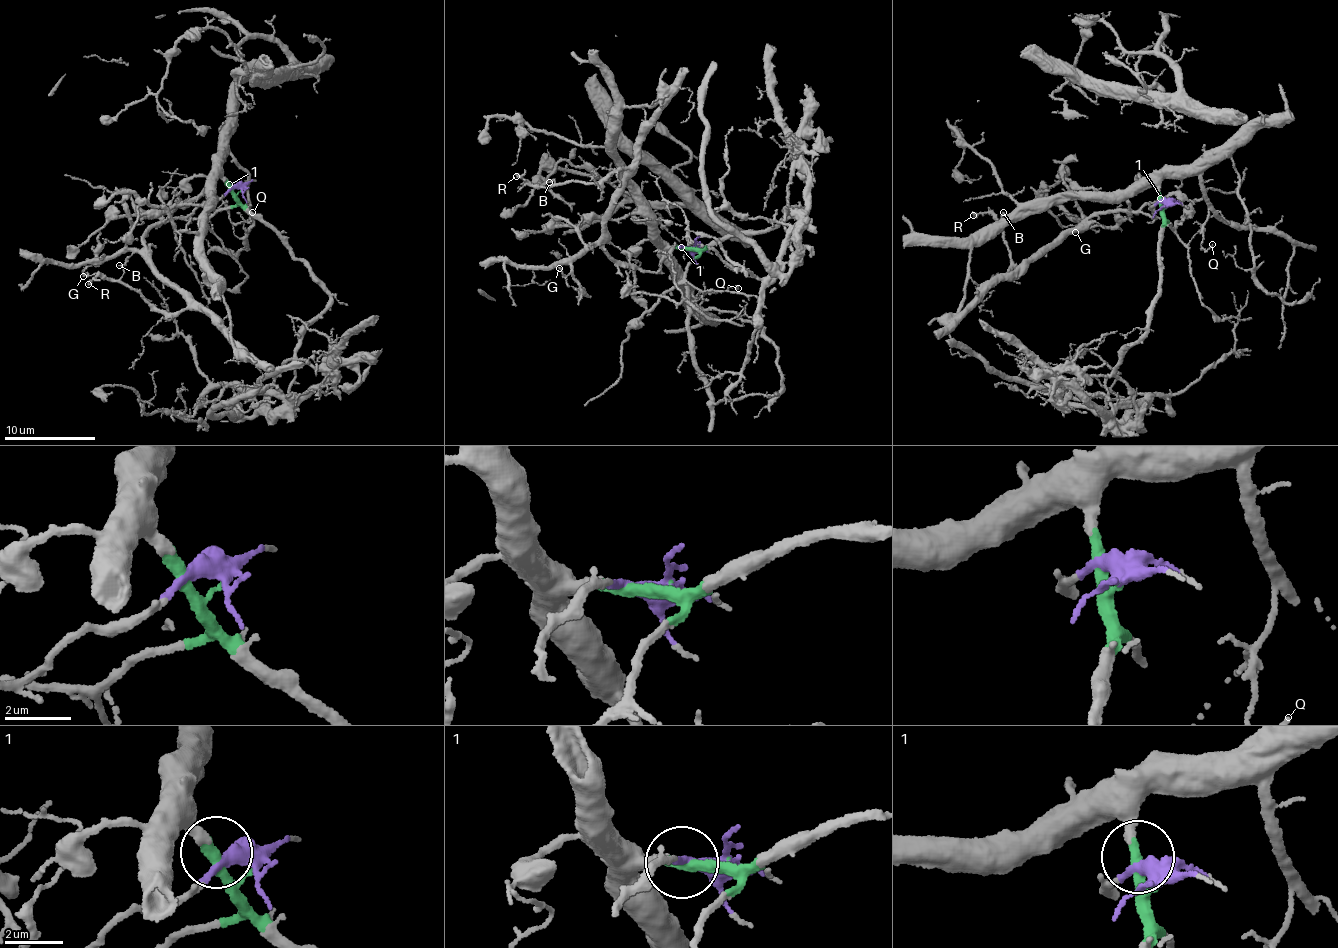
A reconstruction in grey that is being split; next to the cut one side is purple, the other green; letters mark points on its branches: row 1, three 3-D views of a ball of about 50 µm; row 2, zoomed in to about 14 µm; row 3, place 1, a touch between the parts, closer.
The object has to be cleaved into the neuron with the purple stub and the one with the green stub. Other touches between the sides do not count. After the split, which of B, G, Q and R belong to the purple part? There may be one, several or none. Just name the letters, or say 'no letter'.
B, G, R

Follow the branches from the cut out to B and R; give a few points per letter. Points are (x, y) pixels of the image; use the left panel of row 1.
B: (241, 190), (146, 231), (158, 273), (177, 288), (185, 310), (162, 313), (120, 280), (119, 266)
R: (241, 190), (146, 231), (158, 273), (177, 288), (185, 310), (162, 313), (99, 275), (88, 284)

